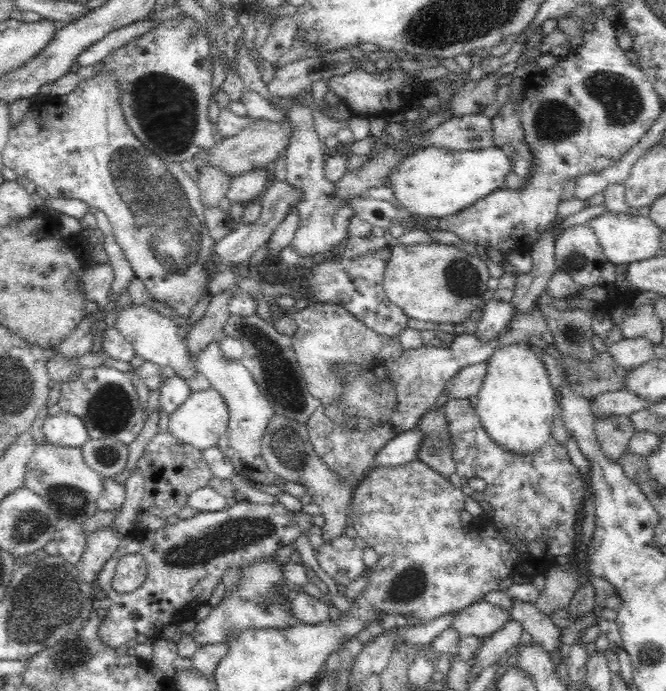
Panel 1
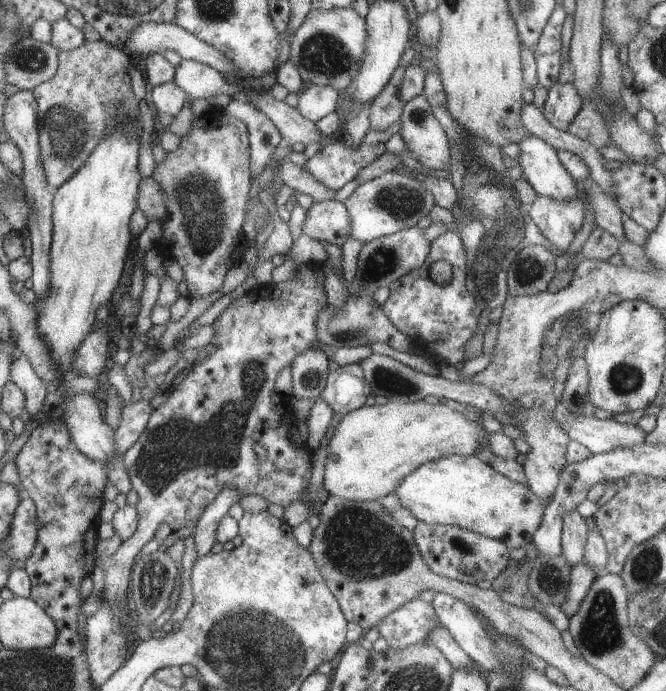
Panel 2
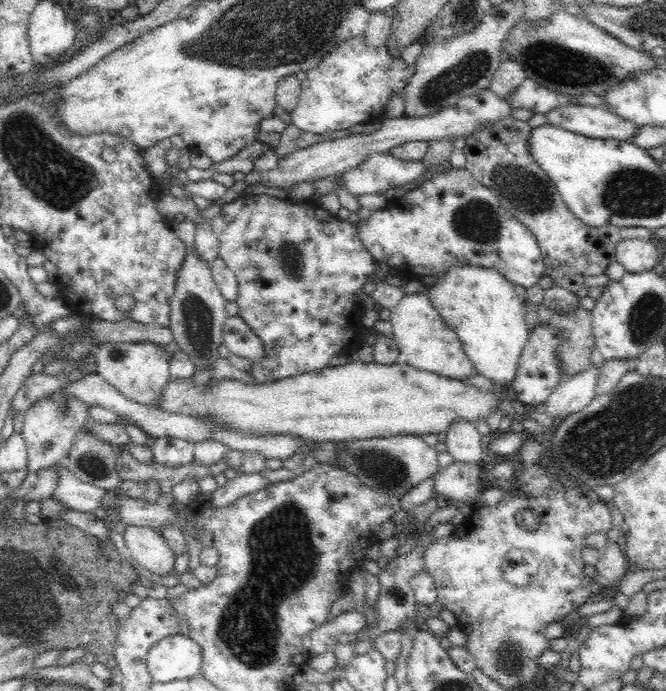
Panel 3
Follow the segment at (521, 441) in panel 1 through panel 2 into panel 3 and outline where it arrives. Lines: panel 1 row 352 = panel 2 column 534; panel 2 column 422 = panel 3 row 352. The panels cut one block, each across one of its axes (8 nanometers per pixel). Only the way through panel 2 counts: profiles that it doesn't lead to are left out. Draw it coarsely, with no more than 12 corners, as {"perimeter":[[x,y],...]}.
{"perimeter":[[456,266],[428,298],[477,375],[515,379],[524,301],[496,270]]}

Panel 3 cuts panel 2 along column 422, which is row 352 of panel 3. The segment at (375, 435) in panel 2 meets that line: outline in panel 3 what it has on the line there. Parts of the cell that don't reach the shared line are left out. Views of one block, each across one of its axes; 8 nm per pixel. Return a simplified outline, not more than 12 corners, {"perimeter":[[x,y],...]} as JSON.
{"perimeter":[[404,293],[391,323],[408,364],[453,379],[476,369],[427,294]]}

